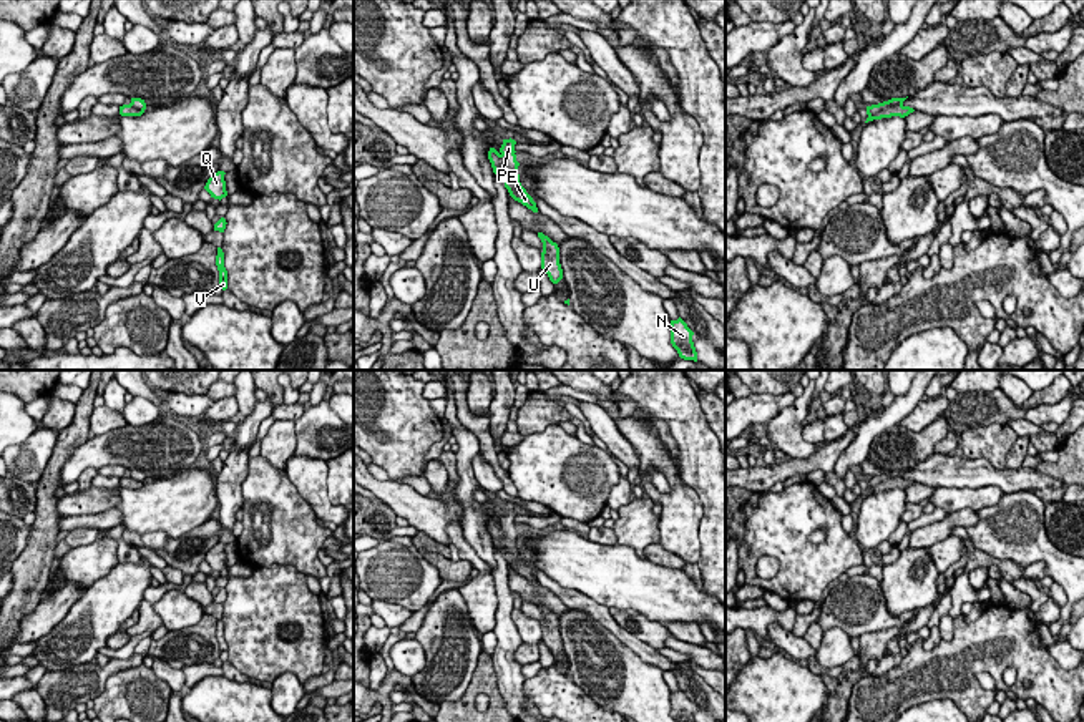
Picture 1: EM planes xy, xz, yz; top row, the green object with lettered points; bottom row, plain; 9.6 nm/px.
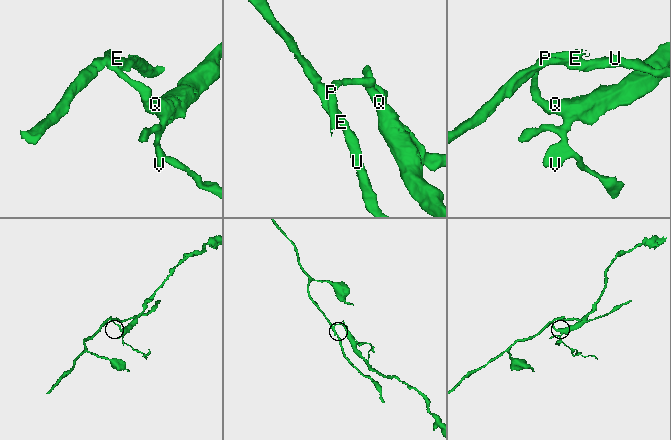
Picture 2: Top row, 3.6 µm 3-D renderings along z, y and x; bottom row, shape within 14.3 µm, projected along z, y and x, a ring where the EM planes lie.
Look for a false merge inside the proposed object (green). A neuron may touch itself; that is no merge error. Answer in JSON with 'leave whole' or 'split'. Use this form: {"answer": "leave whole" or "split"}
{"answer": "split"}

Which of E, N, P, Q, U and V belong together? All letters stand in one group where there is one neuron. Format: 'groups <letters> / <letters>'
groups E U / N P Q V

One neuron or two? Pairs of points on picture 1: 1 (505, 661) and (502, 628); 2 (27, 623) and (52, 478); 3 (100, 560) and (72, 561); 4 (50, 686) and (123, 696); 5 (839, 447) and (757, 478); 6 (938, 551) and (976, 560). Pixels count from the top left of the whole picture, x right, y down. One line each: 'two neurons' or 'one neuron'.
1: one neuron
2: two neurons
3: one neuron
4: two neurons
5: one neuron
6: two neurons

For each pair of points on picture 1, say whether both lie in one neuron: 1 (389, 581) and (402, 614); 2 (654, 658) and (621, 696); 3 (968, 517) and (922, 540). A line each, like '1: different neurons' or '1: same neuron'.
1: different neurons
2: different neurons
3: same neuron

